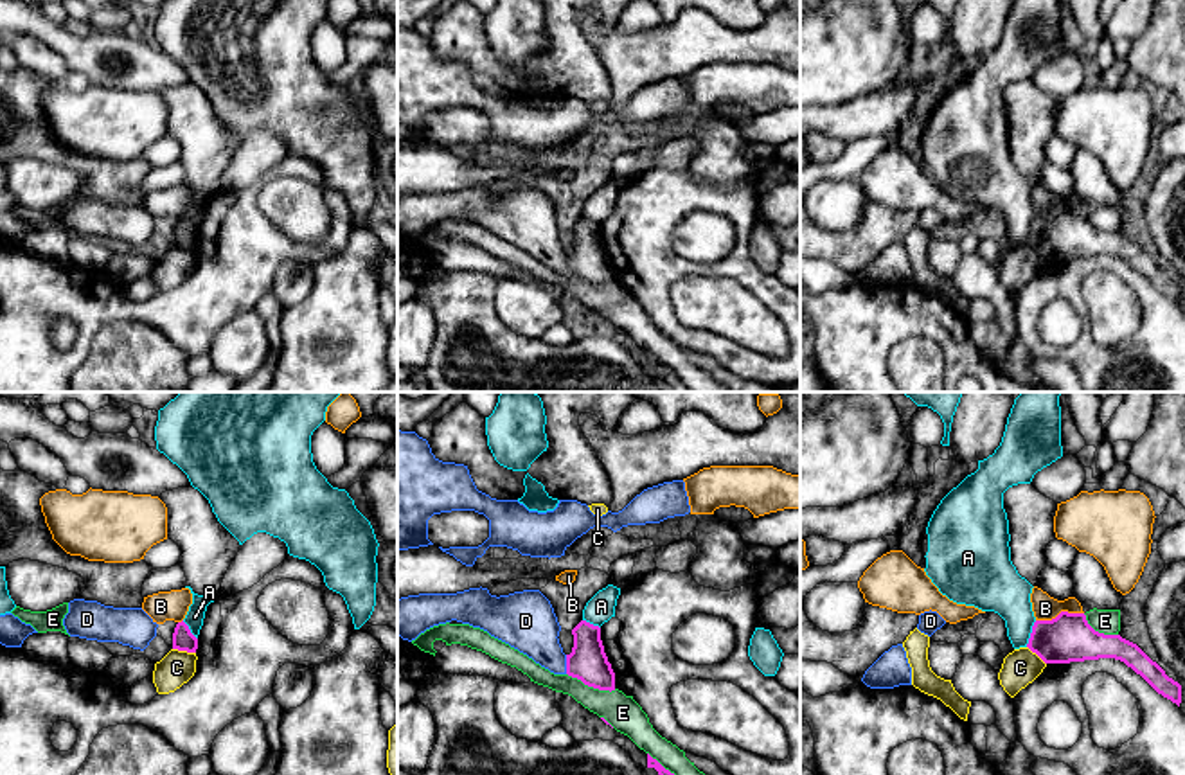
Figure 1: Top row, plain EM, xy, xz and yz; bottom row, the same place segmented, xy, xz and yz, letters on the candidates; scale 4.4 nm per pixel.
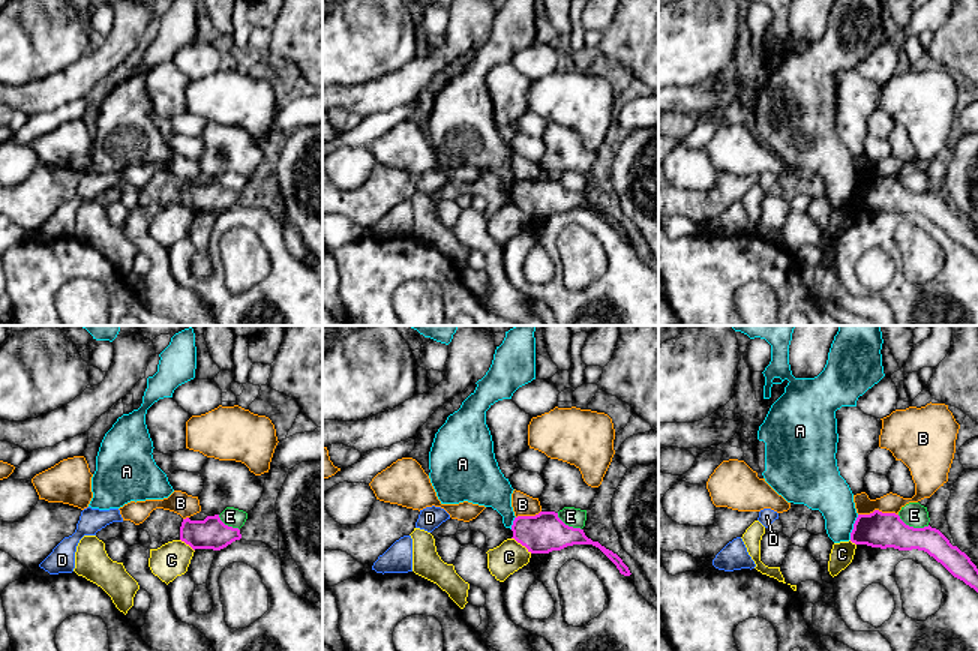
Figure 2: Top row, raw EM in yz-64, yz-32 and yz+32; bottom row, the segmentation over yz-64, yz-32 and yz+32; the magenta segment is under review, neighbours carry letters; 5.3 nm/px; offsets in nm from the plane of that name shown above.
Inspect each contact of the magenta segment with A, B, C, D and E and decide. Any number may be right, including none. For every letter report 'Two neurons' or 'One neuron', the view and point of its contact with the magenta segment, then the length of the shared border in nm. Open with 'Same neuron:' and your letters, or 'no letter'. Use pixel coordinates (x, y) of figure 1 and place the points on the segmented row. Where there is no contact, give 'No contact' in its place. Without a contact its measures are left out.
Same neuron: D
A: Two neurons. Touches magenta at yz (1031, 633). Shared border 130 nm
B: Two neurons. Touches magenta at yz (1061, 612). Shared border 220 nm
C: Two neurons. Touches magenta at xy (184, 650). Shared border 110 nm
D: One neuron. Touches magenta at xz (567, 664). Shared border 90 nm
E: Two neurons. Touches magenta at xz (592, 685). Shared border 240 nm

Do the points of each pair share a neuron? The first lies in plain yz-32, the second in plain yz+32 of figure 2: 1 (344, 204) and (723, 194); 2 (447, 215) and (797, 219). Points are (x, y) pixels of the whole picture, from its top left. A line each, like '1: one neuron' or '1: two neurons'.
1: one neuron
2: two neurons

